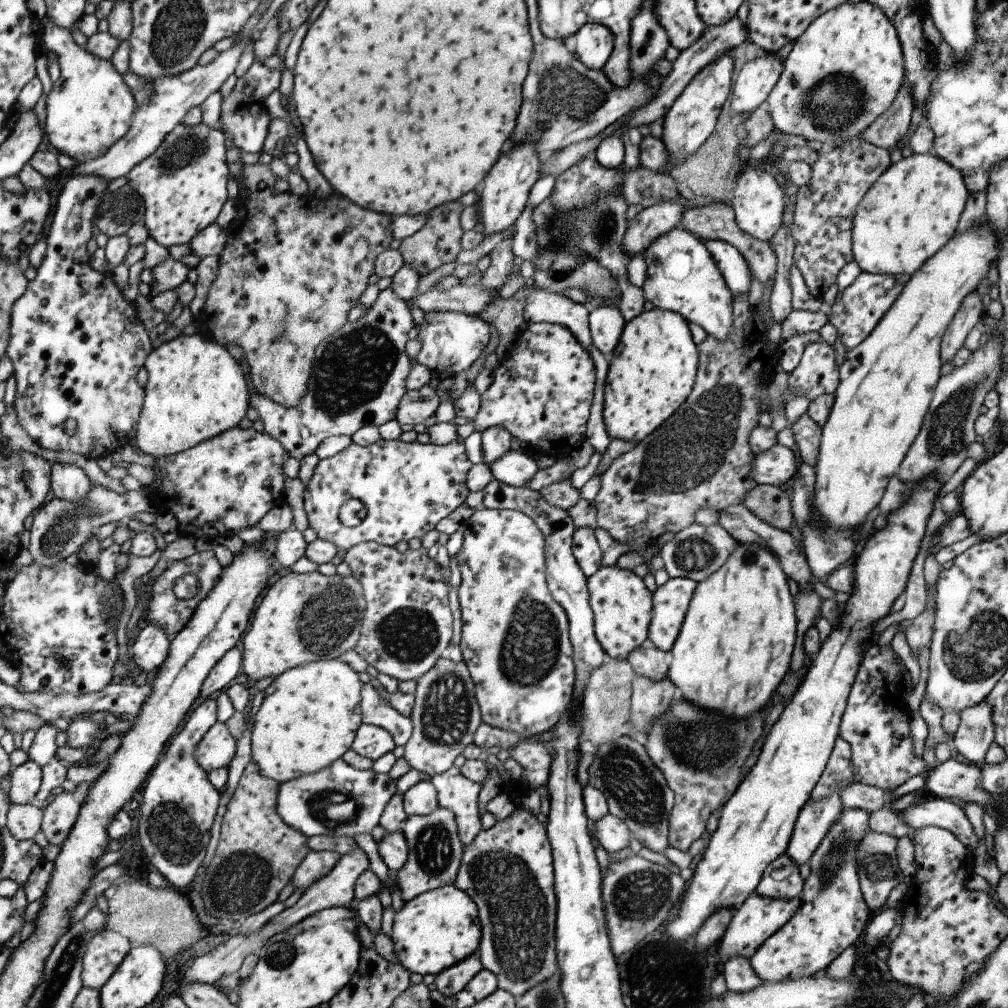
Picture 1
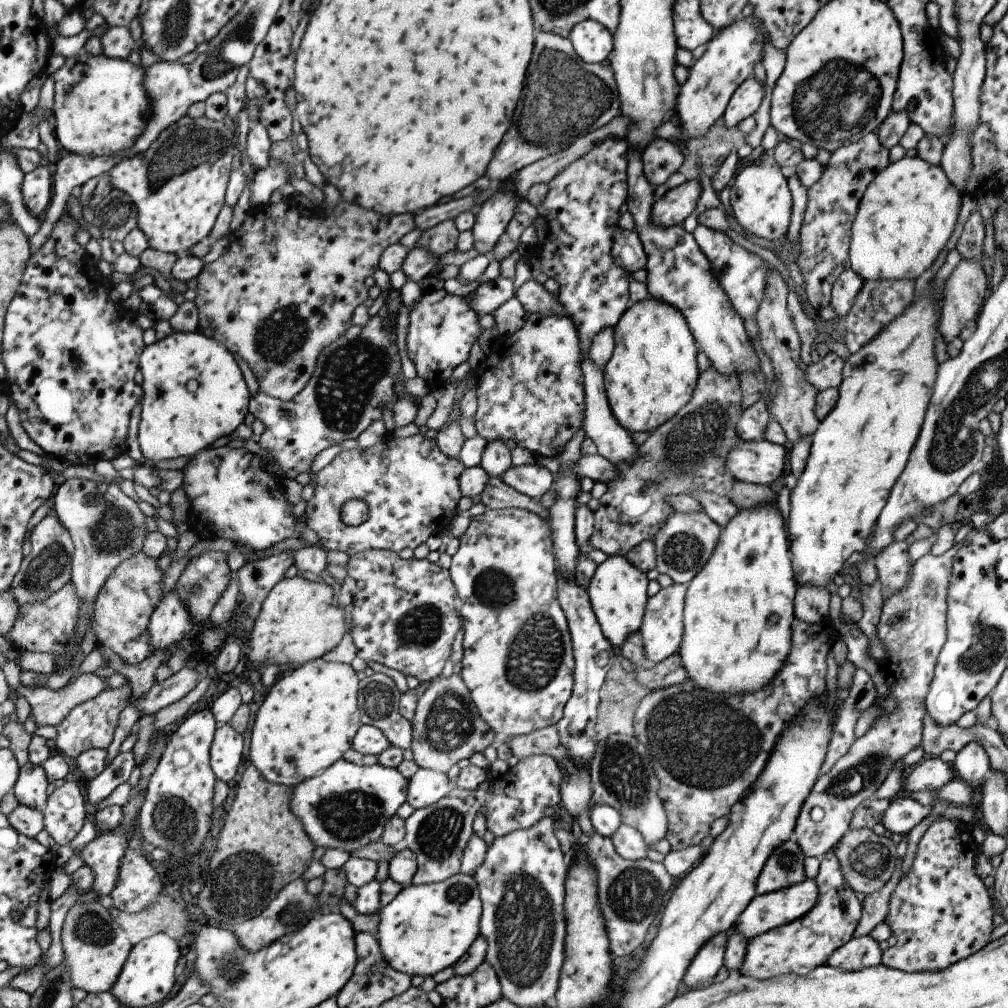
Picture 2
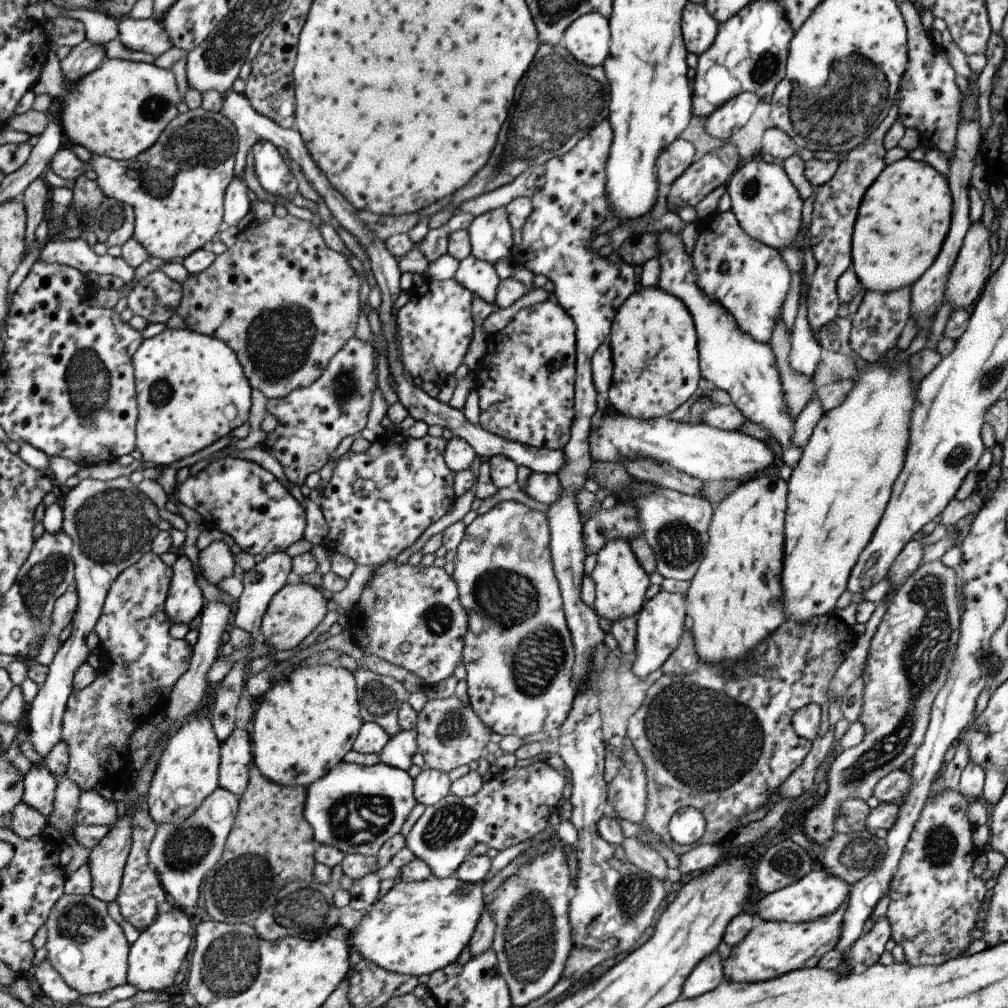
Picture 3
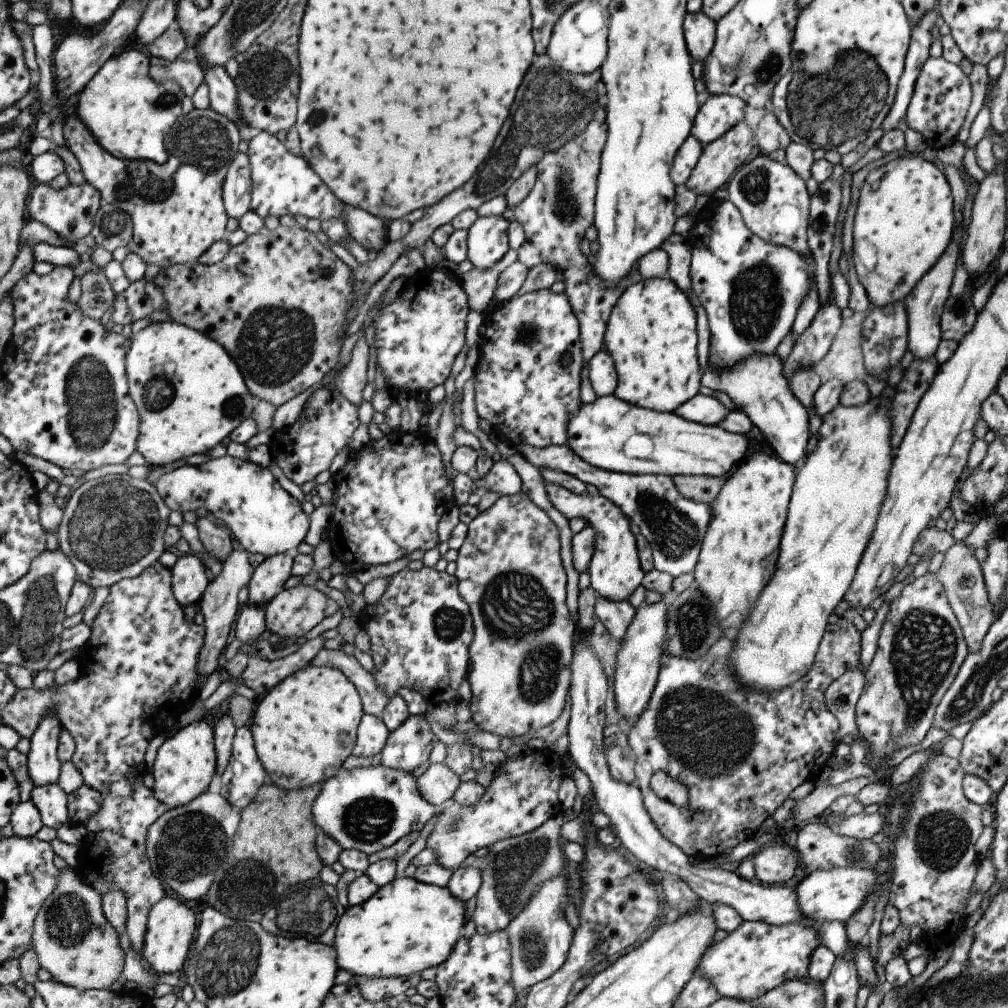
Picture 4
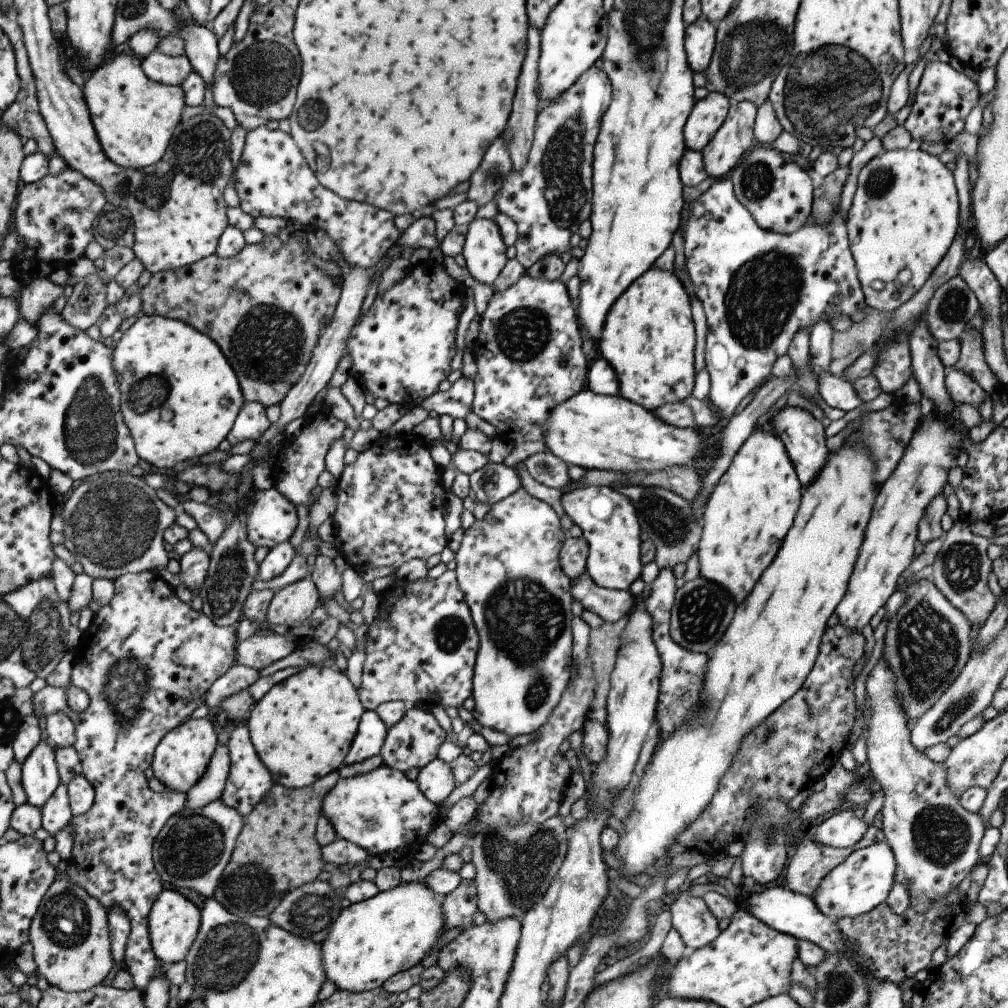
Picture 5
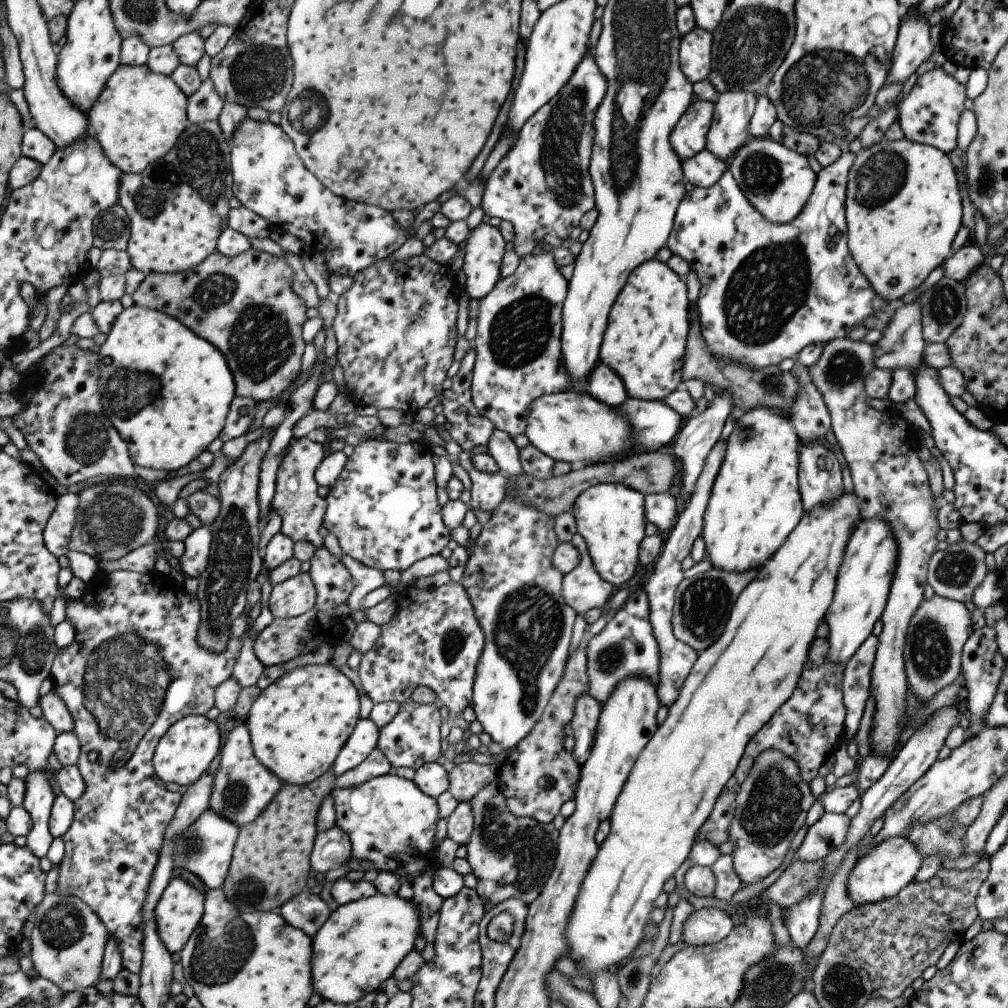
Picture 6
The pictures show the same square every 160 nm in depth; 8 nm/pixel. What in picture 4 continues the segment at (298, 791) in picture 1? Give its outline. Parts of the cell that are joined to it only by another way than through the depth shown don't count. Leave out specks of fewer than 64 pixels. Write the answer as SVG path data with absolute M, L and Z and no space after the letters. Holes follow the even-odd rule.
M379 764L345 770L339 767L331 778L322 782L317 796L311 803L310 811L312 821L318 830L330 836L342 850L353 849L371 856L383 848L389 848L407 832L420 831L425 826L425 822L434 815L434 806L423 800L416 785L416 778L411 773Z

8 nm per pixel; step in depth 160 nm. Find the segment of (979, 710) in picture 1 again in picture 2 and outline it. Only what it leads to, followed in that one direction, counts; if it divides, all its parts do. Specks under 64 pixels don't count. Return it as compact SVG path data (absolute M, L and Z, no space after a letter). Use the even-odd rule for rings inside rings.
M969 741L957 751L954 760L951 762L951 767L955 776L975 788L979 788L991 770L987 754L981 743L977 741Z

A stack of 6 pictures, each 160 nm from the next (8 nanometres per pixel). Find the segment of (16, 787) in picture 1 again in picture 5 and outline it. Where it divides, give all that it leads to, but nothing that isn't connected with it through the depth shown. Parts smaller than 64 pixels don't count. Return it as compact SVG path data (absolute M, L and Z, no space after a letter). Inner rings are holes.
M61 783L53 796L42 806L42 826L49 834L56 835L67 825L73 824L74 817L68 786Z

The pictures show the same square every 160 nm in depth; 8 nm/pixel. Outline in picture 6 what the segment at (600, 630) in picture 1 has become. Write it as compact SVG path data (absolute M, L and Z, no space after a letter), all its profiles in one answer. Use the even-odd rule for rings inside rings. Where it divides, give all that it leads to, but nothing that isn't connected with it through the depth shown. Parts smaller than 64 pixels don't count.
M599 483L577 496L571 513L595 572L616 590L635 574L639 543L645 536L644 495L617 483Z

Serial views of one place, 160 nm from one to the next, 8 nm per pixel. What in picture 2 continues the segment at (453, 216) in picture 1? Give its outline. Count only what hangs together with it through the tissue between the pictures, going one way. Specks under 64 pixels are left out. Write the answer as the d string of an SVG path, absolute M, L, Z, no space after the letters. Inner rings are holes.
M447 219L424 230L414 242L417 248L424 248L430 255L443 256L456 248L458 230L454 219Z

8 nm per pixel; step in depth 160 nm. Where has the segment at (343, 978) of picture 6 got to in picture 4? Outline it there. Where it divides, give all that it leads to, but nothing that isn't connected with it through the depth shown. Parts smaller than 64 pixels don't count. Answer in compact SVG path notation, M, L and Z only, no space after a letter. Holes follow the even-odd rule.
M413 877L394 878L378 887L369 900L347 907L337 919L334 941L331 945L336 952L339 969L351 972L354 977L402 977L417 974L425 968L441 964L449 955L459 938L464 919L465 903L447 887L419 882Z

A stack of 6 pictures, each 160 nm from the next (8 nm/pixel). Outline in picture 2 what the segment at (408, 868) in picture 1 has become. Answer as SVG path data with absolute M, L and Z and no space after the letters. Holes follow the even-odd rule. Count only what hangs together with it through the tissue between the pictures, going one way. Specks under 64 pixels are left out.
M529 755L476 789L453 786L439 800L422 809L414 809L404 820L404 838L401 840L401 846L409 849L416 860L410 884L436 883L460 872L460 858L472 833L474 814L479 809L484 812L486 829L494 837L532 827L544 816L543 808L554 808L560 802L562 776L557 765L549 755Z

